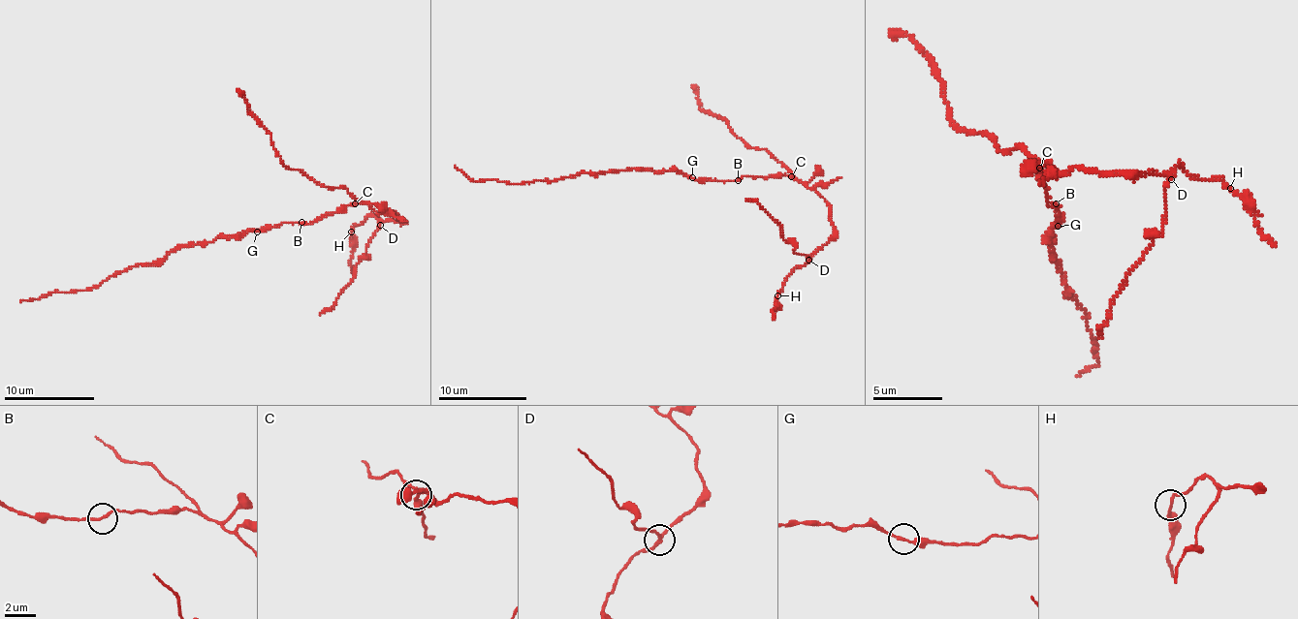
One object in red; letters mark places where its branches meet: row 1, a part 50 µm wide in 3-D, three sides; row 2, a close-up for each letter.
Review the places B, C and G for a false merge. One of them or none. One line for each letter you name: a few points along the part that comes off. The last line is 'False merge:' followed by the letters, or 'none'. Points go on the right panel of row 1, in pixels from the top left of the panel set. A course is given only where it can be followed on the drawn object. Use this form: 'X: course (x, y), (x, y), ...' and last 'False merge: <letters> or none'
C: course (1038, 167), (1066, 174), (1072, 167), (1130, 171), (1168, 179), (1158, 232), (1110, 307), (1098, 338)
False merge: C

